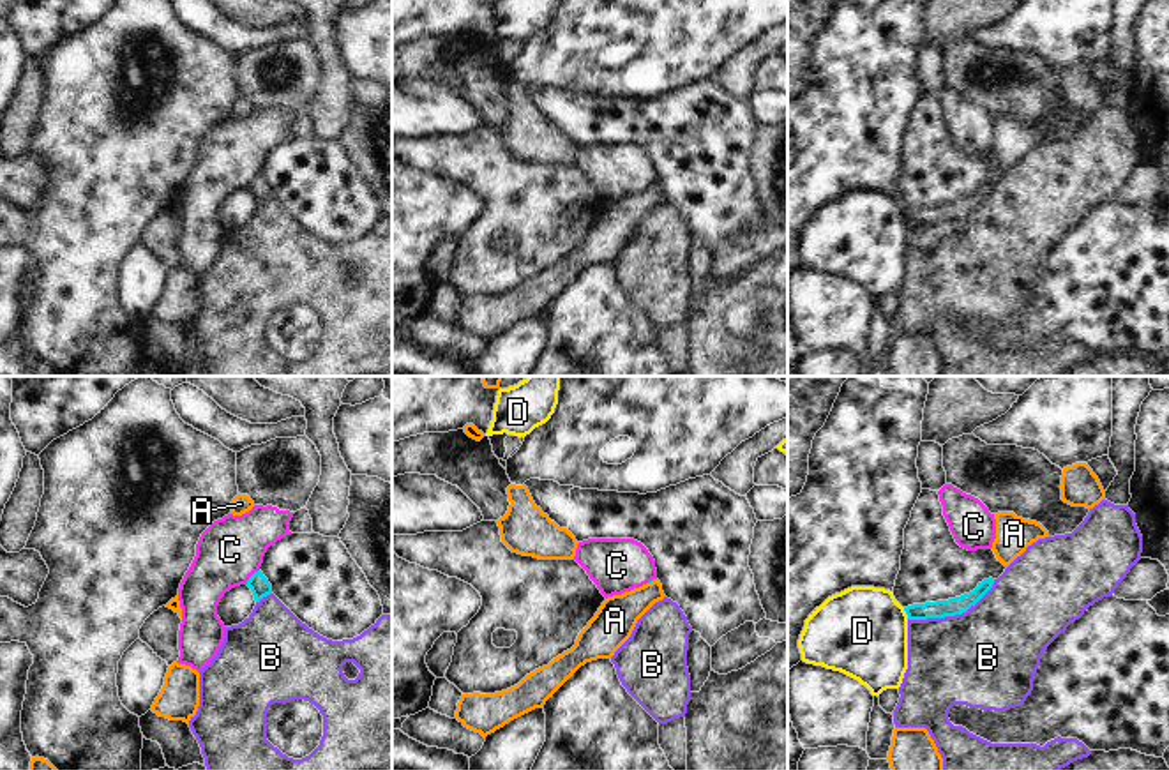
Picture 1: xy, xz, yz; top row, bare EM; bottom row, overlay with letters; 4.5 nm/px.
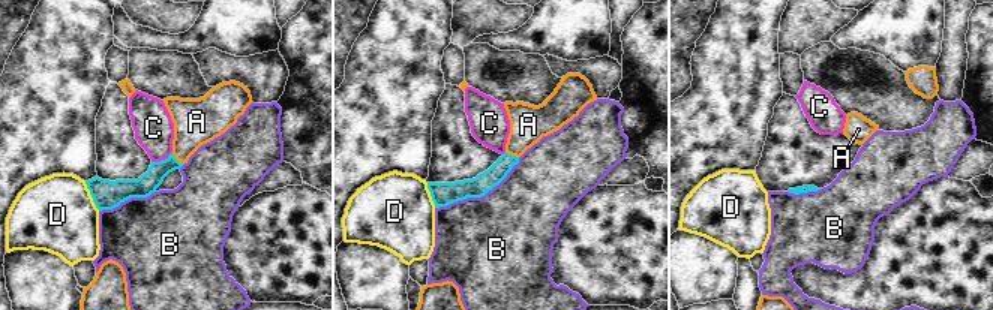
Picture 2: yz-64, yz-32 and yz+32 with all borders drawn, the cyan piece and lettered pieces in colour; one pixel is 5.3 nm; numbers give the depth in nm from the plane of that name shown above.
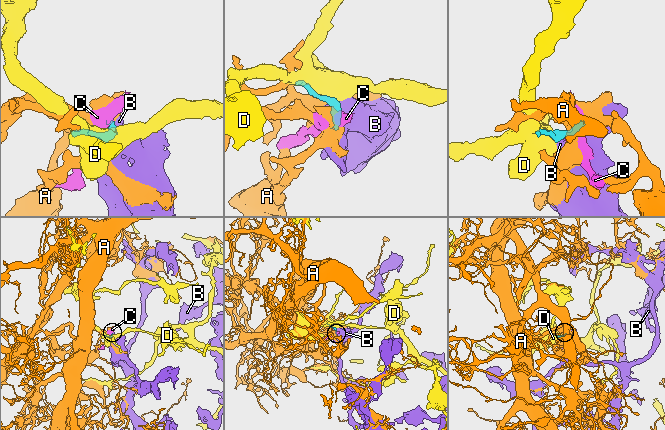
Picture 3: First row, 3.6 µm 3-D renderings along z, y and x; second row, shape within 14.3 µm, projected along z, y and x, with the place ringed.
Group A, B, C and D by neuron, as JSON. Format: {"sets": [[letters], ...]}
{"sets": [["A"], ["B"], ["C"], ["D"]]}

